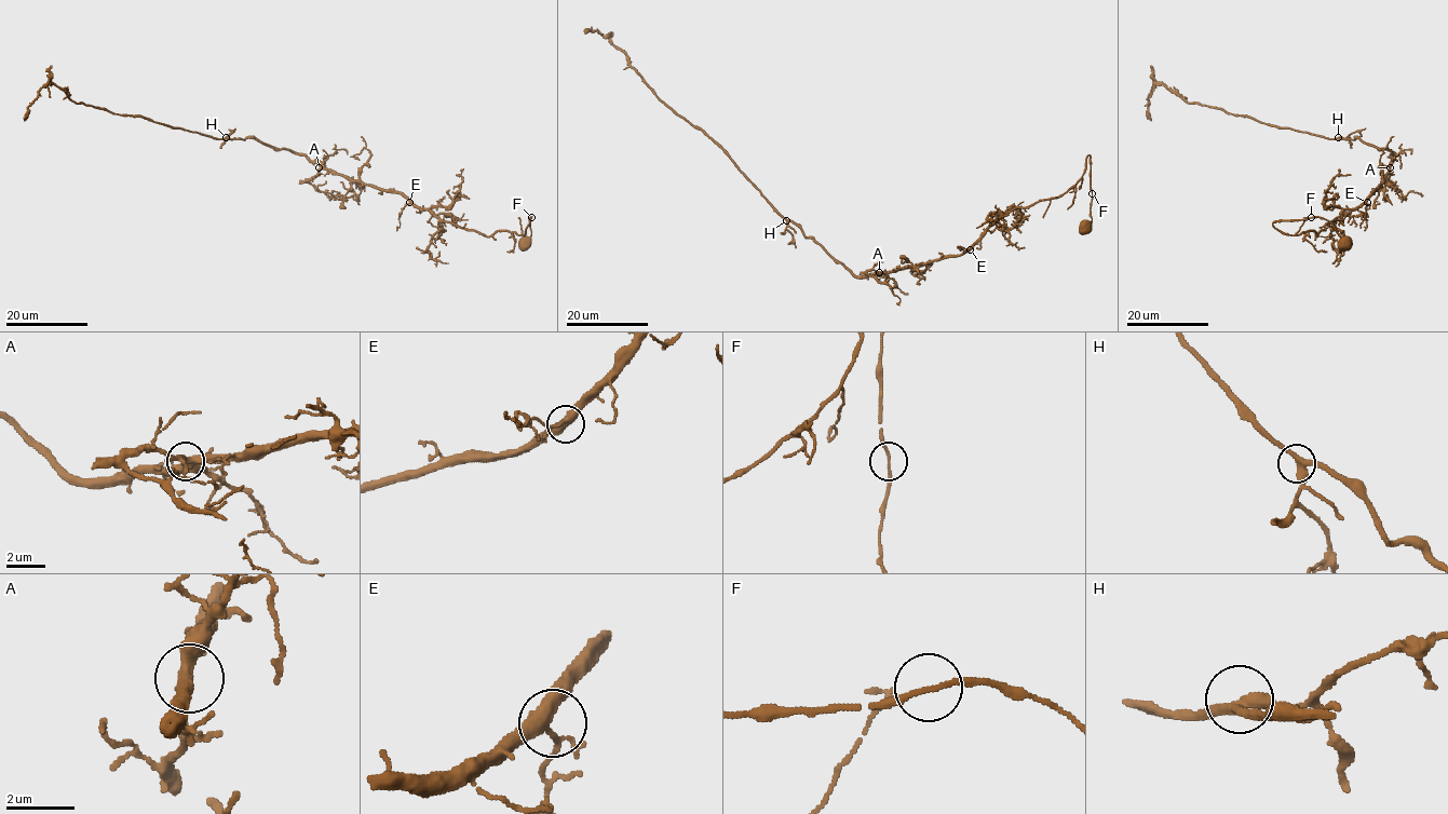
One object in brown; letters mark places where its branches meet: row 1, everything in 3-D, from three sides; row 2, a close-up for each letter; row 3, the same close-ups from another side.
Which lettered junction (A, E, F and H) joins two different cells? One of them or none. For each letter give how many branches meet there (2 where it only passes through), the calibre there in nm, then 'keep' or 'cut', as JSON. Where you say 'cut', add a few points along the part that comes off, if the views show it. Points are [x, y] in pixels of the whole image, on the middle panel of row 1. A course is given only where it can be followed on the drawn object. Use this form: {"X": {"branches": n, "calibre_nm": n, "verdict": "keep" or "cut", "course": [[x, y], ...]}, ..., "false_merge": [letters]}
{"A": {"branches": 3, "calibre_nm": 360, "verdict": "keep"}, "E": {"branches": 3, "calibre_nm": 360, "verdict": "keep"}, "F": {"branches": 2, "calibre_nm": 130, "verdict": "keep"}, "H": {"branches": 3, "calibre_nm": 320, "verdict": "keep"}, "false_merge": []}

